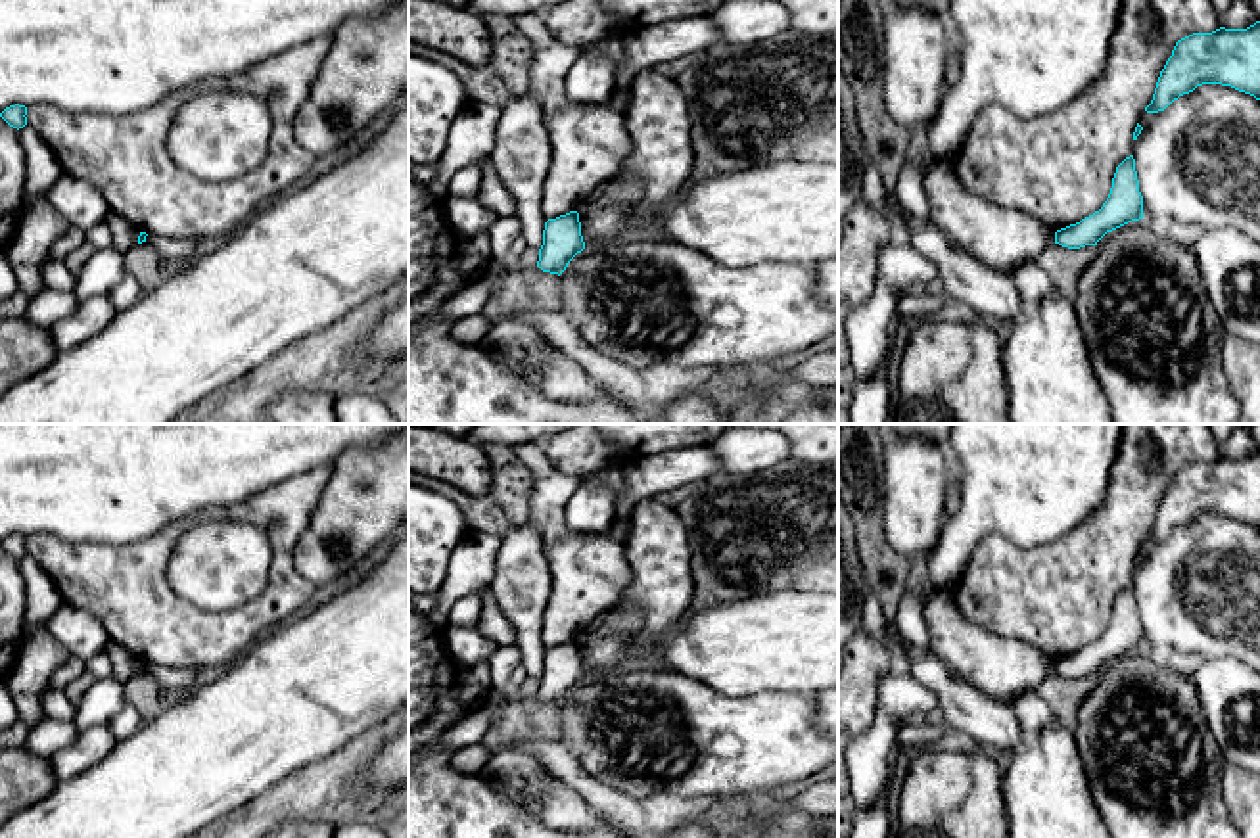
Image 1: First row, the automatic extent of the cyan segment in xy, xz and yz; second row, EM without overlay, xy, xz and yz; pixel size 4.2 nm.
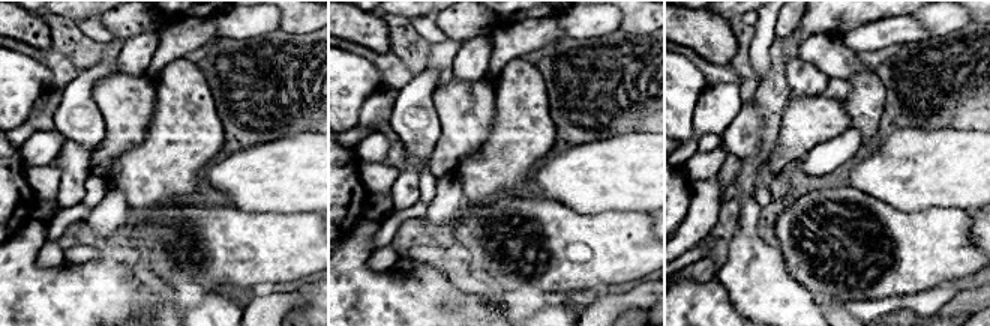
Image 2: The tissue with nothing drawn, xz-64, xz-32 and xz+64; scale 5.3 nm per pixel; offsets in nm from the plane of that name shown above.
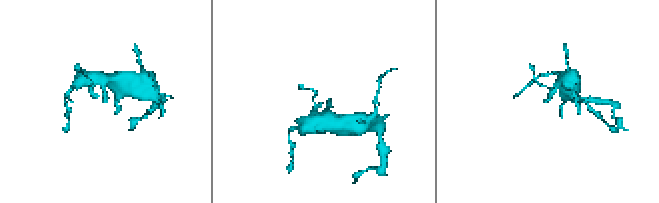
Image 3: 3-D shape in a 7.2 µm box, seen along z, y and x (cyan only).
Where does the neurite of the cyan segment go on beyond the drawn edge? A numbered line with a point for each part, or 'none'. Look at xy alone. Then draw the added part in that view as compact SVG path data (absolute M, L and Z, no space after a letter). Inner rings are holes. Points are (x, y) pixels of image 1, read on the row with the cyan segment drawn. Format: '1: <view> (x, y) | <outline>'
none

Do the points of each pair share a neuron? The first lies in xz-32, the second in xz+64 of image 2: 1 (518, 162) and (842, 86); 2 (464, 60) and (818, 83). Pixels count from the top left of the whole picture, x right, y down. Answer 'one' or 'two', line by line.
1: two
2: one

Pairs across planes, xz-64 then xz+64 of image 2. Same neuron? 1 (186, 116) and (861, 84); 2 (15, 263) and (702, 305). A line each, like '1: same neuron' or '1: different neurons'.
1: same neuron
2: same neuron

